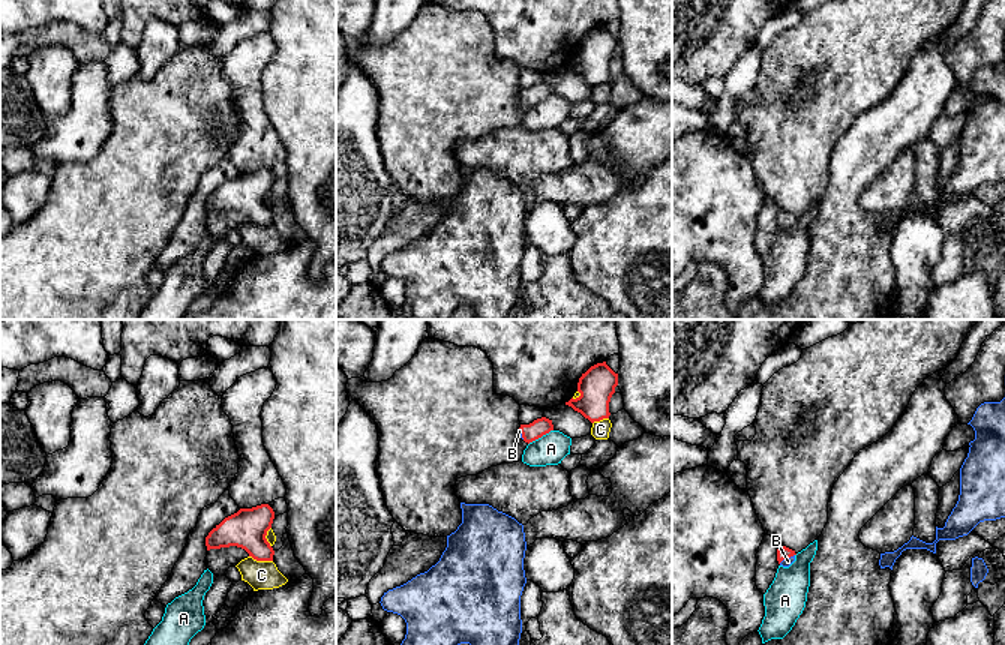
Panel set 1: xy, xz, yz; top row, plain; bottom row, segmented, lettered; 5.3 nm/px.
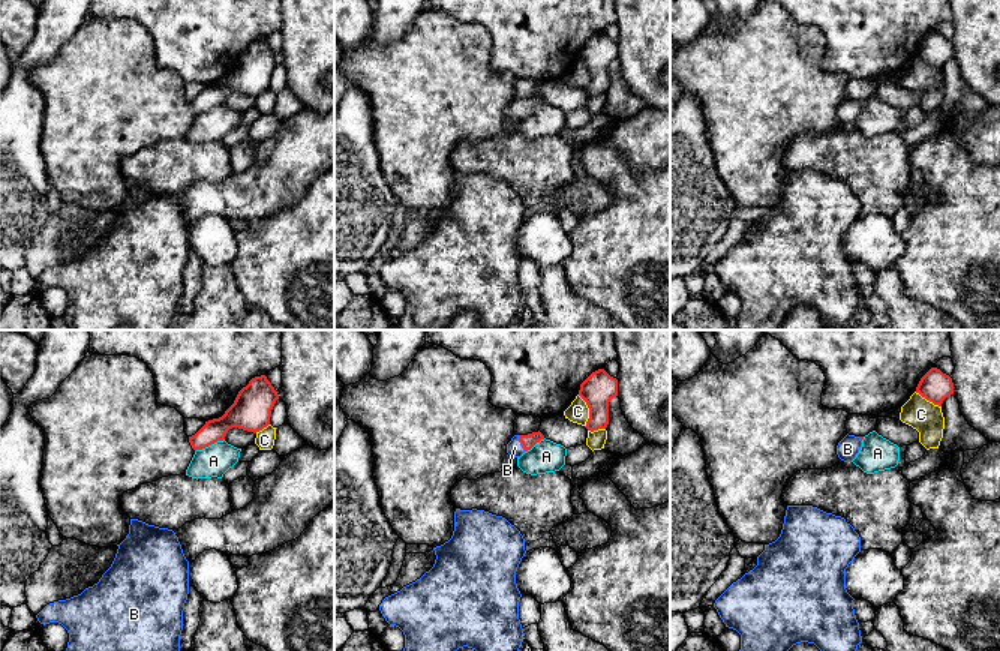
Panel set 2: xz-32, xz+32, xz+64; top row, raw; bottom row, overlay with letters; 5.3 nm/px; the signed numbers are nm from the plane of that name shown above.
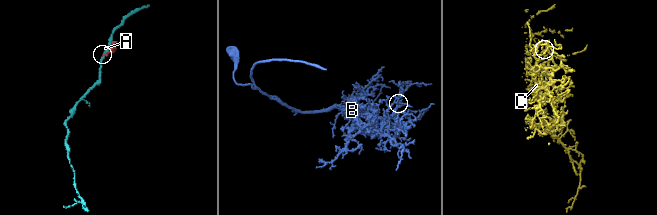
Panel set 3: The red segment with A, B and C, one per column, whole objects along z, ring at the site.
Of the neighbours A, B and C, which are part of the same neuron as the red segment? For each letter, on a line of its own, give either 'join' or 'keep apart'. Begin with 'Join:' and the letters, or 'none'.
Join: B
A: keep apart
B: join
C: keep apart

